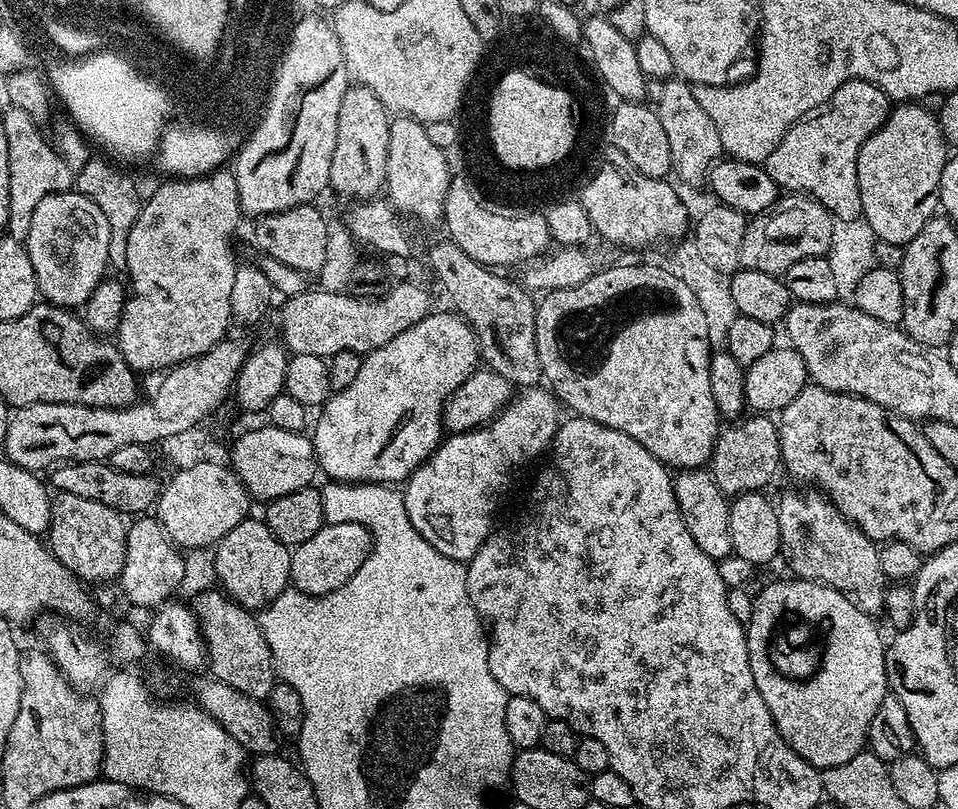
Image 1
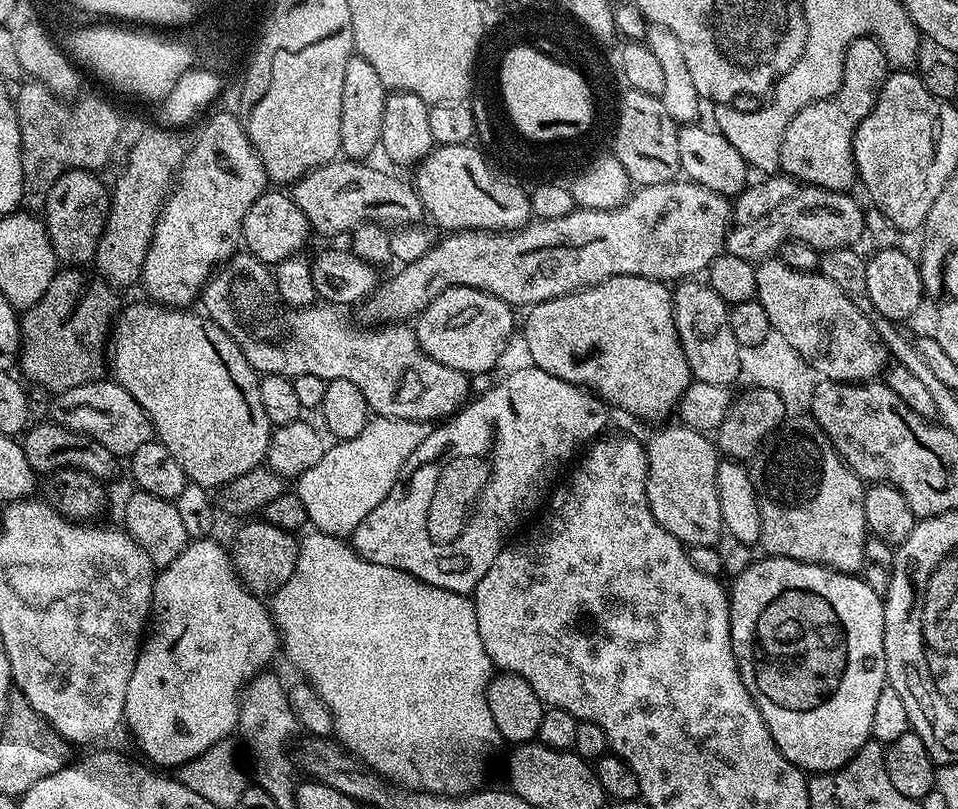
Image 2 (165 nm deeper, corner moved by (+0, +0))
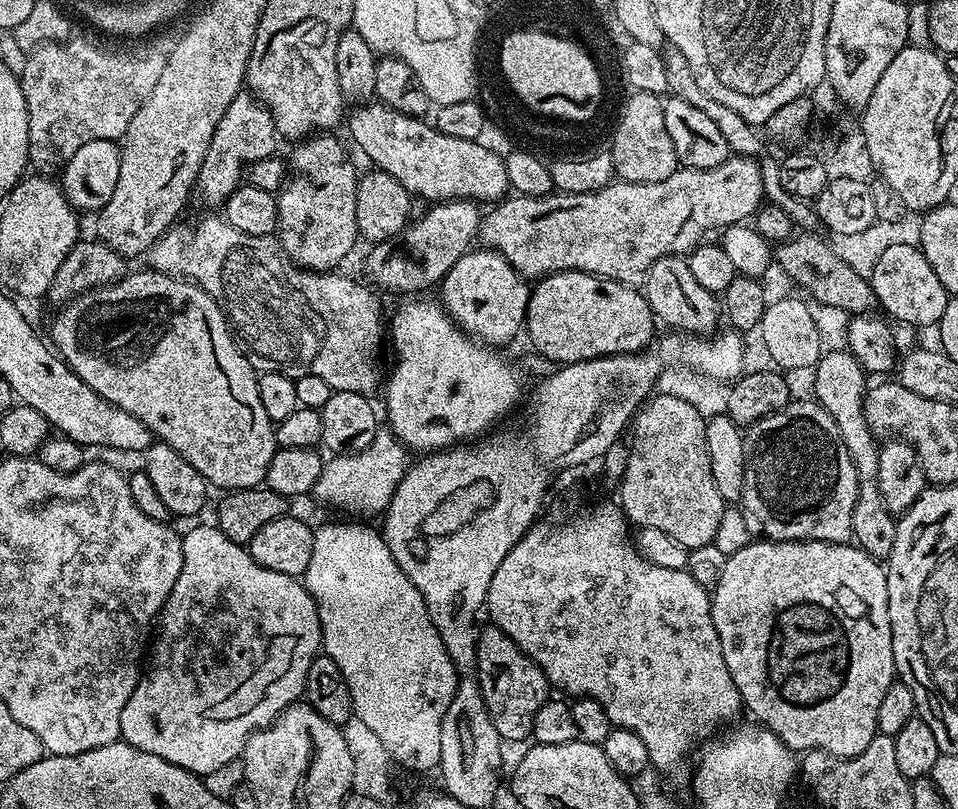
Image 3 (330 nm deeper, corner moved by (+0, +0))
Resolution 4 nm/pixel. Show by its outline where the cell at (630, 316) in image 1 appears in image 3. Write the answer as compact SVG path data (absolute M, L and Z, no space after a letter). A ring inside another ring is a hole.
M555 272L537 279L528 298L526 336L528 332L532 339L531 347L556 366L640 352L652 343L652 331L655 328L658 328L658 324L643 291L631 284L619 284L617 280L606 280L603 276L591 276L588 272Z

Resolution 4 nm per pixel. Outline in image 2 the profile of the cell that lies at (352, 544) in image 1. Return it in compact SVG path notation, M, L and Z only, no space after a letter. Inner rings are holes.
M527 367L520 368L517 372L502 377L501 380L497 379L491 388L479 393L475 399L465 404L451 418L437 423L429 431L426 439L420 443L418 450L414 450L414 454L410 454L410 458L406 458L404 468L394 482L390 494L386 494L386 498L382 498L382 502L378 502L378 506L374 506L374 510L370 510L370 514L366 514L366 518L362 518L362 522L358 522L356 527L351 529L350 543L363 560L391 568L401 568L402 571L410 573L411 576L432 586L438 586L442 590L465 594L475 593L478 582L482 582L486 570L490 570L490 566L494 566L494 558L498 558L500 549L506 543L506 538L513 535L511 532L523 522L527 512L534 511L536 504L543 505L545 503L546 497L553 487L552 479L556 475L558 475L557 477L561 475L560 467L568 459L571 461L577 455L576 448L583 449L585 445L597 439L607 429L604 427L608 424L610 408L596 393L588 391L587 388L577 388L575 384L566 382L562 378L554 378L554 374L546 374L546 370L541 368Z

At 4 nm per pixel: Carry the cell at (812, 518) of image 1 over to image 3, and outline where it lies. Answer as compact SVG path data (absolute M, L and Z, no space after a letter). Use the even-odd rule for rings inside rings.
M796 398L756 424L747 425L744 449L746 462L738 507L742 518L746 518L749 537L765 540L817 540L831 544L846 544L852 540L854 502L858 500L860 479L842 442L840 427L819 402L812 398Z

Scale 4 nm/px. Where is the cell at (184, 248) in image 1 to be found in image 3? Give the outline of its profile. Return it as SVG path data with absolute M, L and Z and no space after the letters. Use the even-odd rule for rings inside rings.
M241 90L234 98L234 102L230 102L230 106L226 109L226 114L222 114L222 119L218 122L218 130L214 130L214 138L210 138L210 150L206 150L206 158L202 162L202 170L200 171L199 191L204 191L204 196L210 203L216 204L216 206L223 205L229 194L235 188L240 187L245 179L246 169L255 160L271 156L277 151L276 140L278 141L278 133L276 123L272 117L272 111L268 109L264 101L257 100L251 91Z

